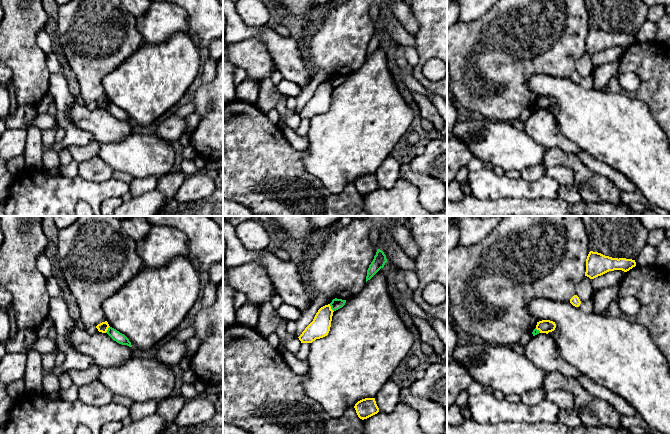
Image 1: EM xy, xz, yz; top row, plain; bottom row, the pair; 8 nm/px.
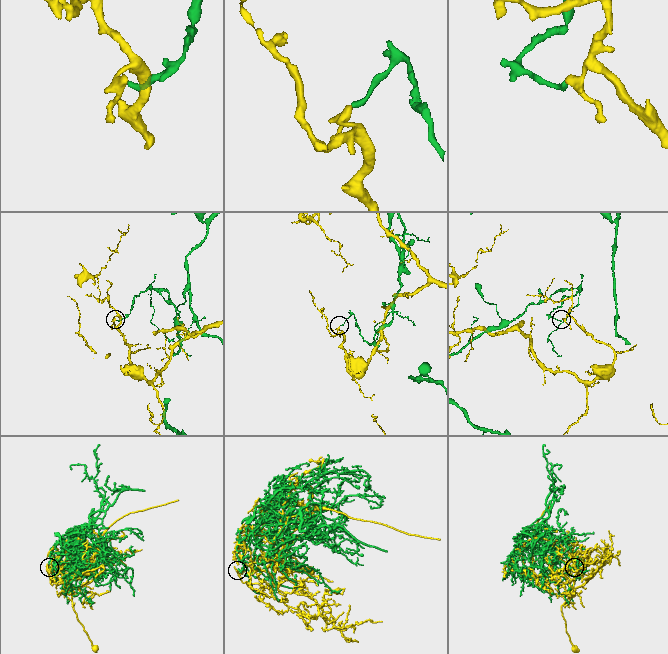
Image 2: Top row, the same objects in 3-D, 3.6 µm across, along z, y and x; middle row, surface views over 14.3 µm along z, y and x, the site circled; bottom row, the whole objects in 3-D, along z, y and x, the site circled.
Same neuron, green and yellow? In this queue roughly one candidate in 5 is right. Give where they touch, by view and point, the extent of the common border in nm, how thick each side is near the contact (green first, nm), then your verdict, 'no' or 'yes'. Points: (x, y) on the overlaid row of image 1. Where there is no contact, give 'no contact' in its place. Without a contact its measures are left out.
xz (331, 308) | 70 nm | 90/160 nm | no

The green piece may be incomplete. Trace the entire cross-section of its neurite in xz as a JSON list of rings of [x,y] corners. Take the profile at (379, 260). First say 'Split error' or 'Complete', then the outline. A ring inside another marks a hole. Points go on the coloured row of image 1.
Complete. [[[378,249],[367,270],[366,282],[370,280],[381,268],[383,268],[386,262],[386,255],[382,250]]]

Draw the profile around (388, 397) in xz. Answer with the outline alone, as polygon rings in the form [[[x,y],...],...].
[[[390,378],[375,396],[379,411],[393,412],[400,401],[400,390],[401,386]]]

